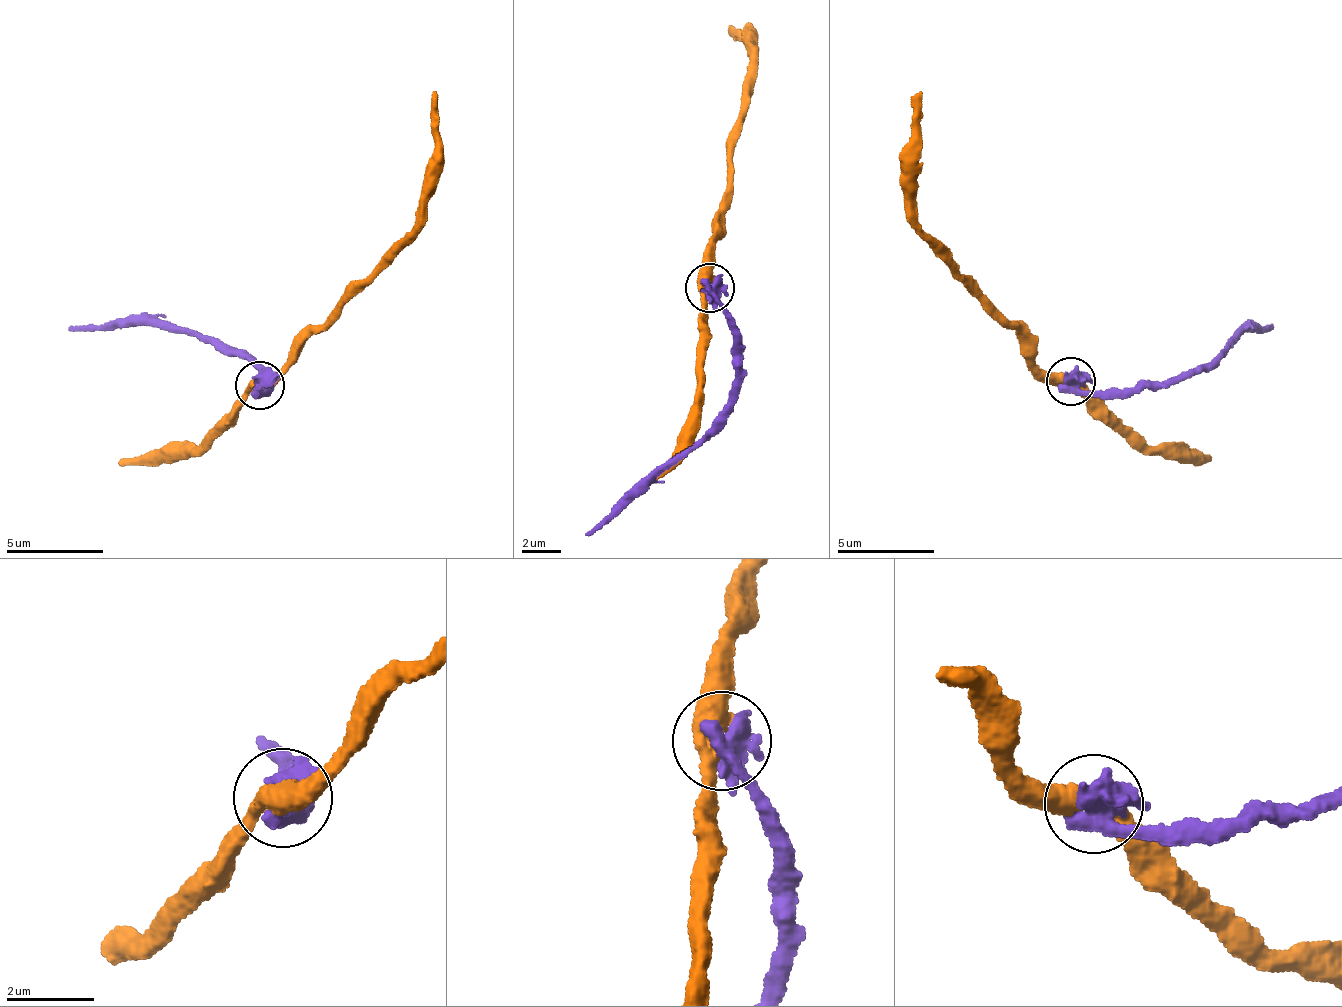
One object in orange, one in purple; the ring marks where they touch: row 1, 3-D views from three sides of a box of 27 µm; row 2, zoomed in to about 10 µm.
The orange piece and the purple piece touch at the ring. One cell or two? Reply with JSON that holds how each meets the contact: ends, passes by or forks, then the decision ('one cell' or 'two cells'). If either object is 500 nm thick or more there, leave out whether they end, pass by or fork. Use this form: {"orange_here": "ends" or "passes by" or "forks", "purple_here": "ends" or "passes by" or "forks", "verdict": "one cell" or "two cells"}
{"verdict": "two cells"}

